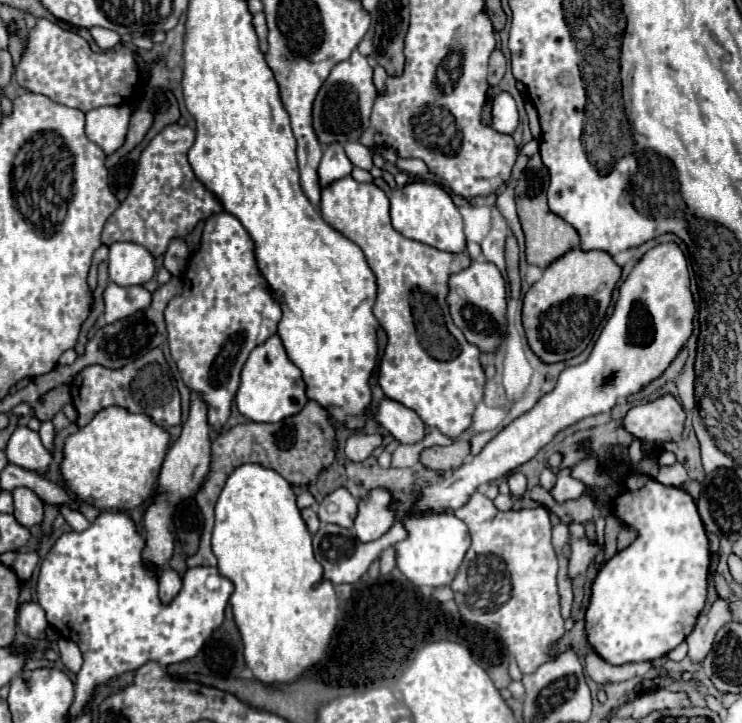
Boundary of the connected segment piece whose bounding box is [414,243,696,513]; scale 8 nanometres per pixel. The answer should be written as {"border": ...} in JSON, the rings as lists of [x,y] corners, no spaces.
{"border":[[[660,243],[660,245],[652,247],[650,251],[646,251],[642,255],[642,259],[632,267],[626,281],[620,285],[614,311],[608,317],[598,341],[594,343],[590,357],[580,365],[566,367],[560,373],[556,387],[548,395],[544,395],[536,403],[536,407],[532,407],[532,411],[524,413],[522,417],[512,421],[508,427],[504,427],[470,463],[464,463],[448,479],[422,489],[414,509],[440,513],[440,511],[454,511],[454,509],[462,507],[468,501],[468,497],[476,489],[480,489],[484,483],[504,477],[506,473],[510,473],[510,471],[518,469],[520,465],[524,465],[526,461],[530,461],[546,443],[552,441],[552,437],[558,431],[574,425],[576,421],[580,421],[584,417],[590,417],[590,415],[596,415],[602,411],[610,411],[620,397],[630,397],[630,395],[642,391],[648,383],[658,379],[670,367],[670,363],[678,357],[680,349],[686,345],[686,341],[692,335],[694,315],[696,315],[696,305],[694,305],[692,291],[690,291],[688,261],[686,261],[682,249],[676,243]]]}

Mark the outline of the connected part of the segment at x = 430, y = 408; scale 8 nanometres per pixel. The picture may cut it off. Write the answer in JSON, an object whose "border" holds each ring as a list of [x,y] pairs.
{"border":[[[342,177],[322,189],[320,211],[326,223],[364,251],[376,275],[378,297],[374,315],[388,335],[388,345],[378,369],[378,383],[384,395],[416,411],[424,425],[436,427],[442,435],[456,439],[472,425],[472,415],[482,401],[486,383],[484,369],[478,361],[480,349],[468,343],[462,331],[452,323],[446,305],[448,277],[466,269],[470,257],[406,239],[392,227],[386,203],[390,201],[380,187]]]}

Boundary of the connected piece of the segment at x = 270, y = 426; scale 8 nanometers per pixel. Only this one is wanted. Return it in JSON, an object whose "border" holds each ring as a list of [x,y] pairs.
{"border":[[[308,401],[308,405],[298,415],[288,417],[280,423],[242,423],[214,437],[210,471],[200,491],[196,493],[196,503],[204,515],[204,531],[198,553],[188,557],[188,567],[198,567],[198,565],[216,567],[216,557],[210,549],[210,537],[214,527],[214,505],[232,469],[236,469],[242,463],[260,463],[280,473],[290,485],[308,485],[314,483],[320,471],[324,471],[334,461],[334,455],[336,455],[336,431],[332,427],[328,411],[316,401]]]}

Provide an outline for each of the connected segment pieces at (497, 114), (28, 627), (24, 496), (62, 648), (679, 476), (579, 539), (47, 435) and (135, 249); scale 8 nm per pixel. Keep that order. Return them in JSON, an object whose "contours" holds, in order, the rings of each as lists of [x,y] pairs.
{"contours":[[[[498,93],[492,103],[492,129],[498,133],[514,133],[518,127],[518,109],[510,93]]],[[[24,603],[20,609],[20,631],[30,639],[44,639],[48,621],[44,609],[38,603]]],[[[16,487],[16,491],[12,491],[12,499],[14,499],[14,517],[20,525],[32,527],[42,523],[44,503],[32,489]]],[[[60,637],[60,639],[56,641],[56,645],[58,645],[58,651],[60,651],[62,663],[64,663],[72,673],[78,673],[80,667],[82,667],[82,655],[80,655],[80,649],[76,647],[76,643]]],[[[679,462],[672,466],[659,466],[658,477],[656,477],[660,483],[664,485],[674,485],[674,487],[682,487],[688,479],[686,475],[686,469],[680,465]]],[[[568,523],[570,529],[570,559],[568,559],[568,577],[574,579],[580,573],[586,573],[592,557],[600,551],[598,545],[588,545],[588,537],[584,533],[584,525]]],[[[44,421],[38,433],[40,433],[40,439],[42,439],[44,447],[50,451],[52,449],[52,437],[54,437],[54,425],[52,425],[52,421]]],[[[112,243],[108,257],[108,275],[120,287],[144,285],[154,275],[154,259],[138,243]]]]}

